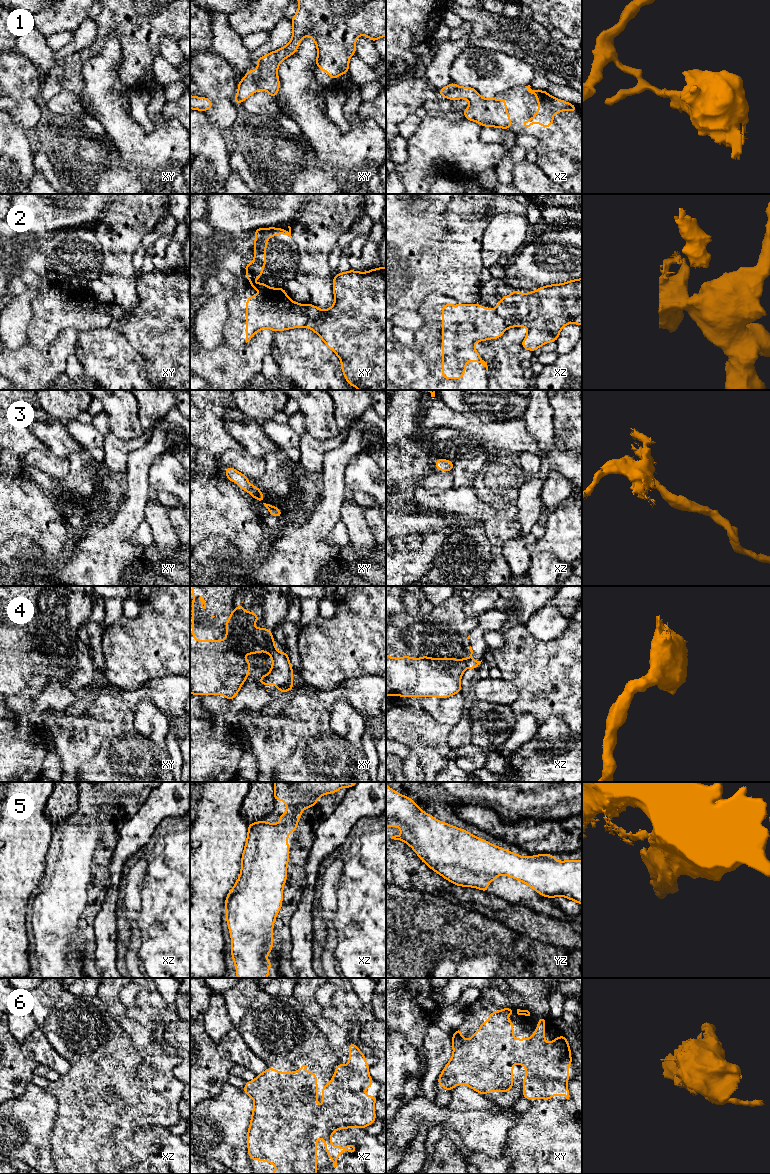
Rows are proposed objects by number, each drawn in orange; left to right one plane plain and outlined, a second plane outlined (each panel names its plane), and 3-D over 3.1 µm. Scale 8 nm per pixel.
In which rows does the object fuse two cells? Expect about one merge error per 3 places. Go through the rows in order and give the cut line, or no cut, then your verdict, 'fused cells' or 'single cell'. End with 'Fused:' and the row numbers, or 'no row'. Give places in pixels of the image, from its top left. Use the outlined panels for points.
1: cut in xy along (258, 68), (258, 86), (260, 89); fused cells
2: cut in xy along (304, 305), (306, 325); fused cells
3: no cut; single cell
4: cut in xy along (273, 640), (272, 647), (268, 652); fused cells
5: no cut; single cell
6: no cut; single cell
Fused: 1, 2, 4

